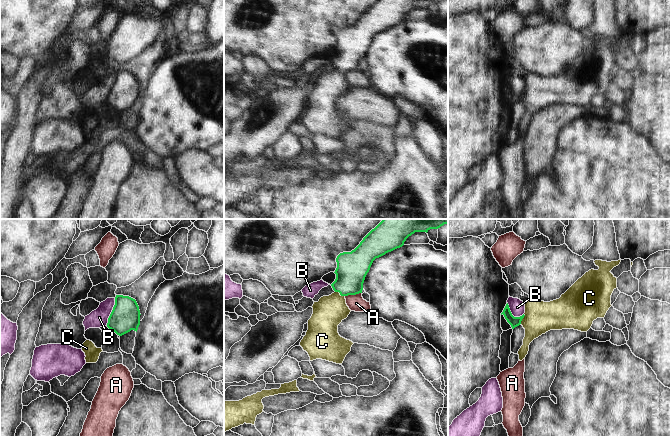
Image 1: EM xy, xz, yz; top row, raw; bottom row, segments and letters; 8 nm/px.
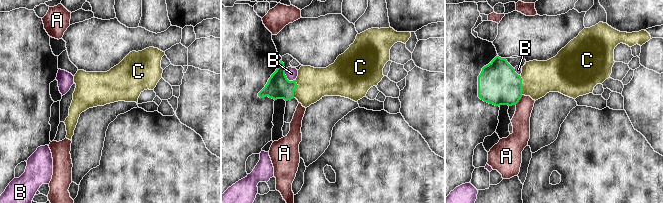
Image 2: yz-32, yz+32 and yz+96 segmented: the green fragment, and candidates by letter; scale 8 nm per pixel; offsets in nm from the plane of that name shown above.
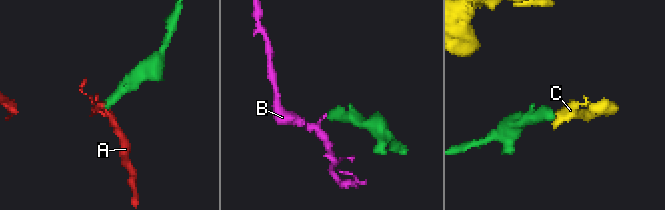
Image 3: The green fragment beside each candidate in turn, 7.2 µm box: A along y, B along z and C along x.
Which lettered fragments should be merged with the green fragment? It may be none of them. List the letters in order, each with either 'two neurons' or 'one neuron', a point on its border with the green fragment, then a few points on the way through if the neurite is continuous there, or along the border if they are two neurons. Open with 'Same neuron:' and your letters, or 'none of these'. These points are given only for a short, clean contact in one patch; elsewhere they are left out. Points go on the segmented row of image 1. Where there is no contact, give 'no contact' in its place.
Same neuron: C
A: two neurons; contact xz (353, 294); border xz (361, 292), (345, 296)
B: two neurons; contact xy (112, 311); border xy (115, 298), (115, 304), (106, 324)
C: one neuron; contact xz (340, 294); way xz (352, 267), (349, 280), (340, 294), (329, 311)

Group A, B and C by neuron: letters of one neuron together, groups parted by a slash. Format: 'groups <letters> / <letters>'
groups A / B / C

